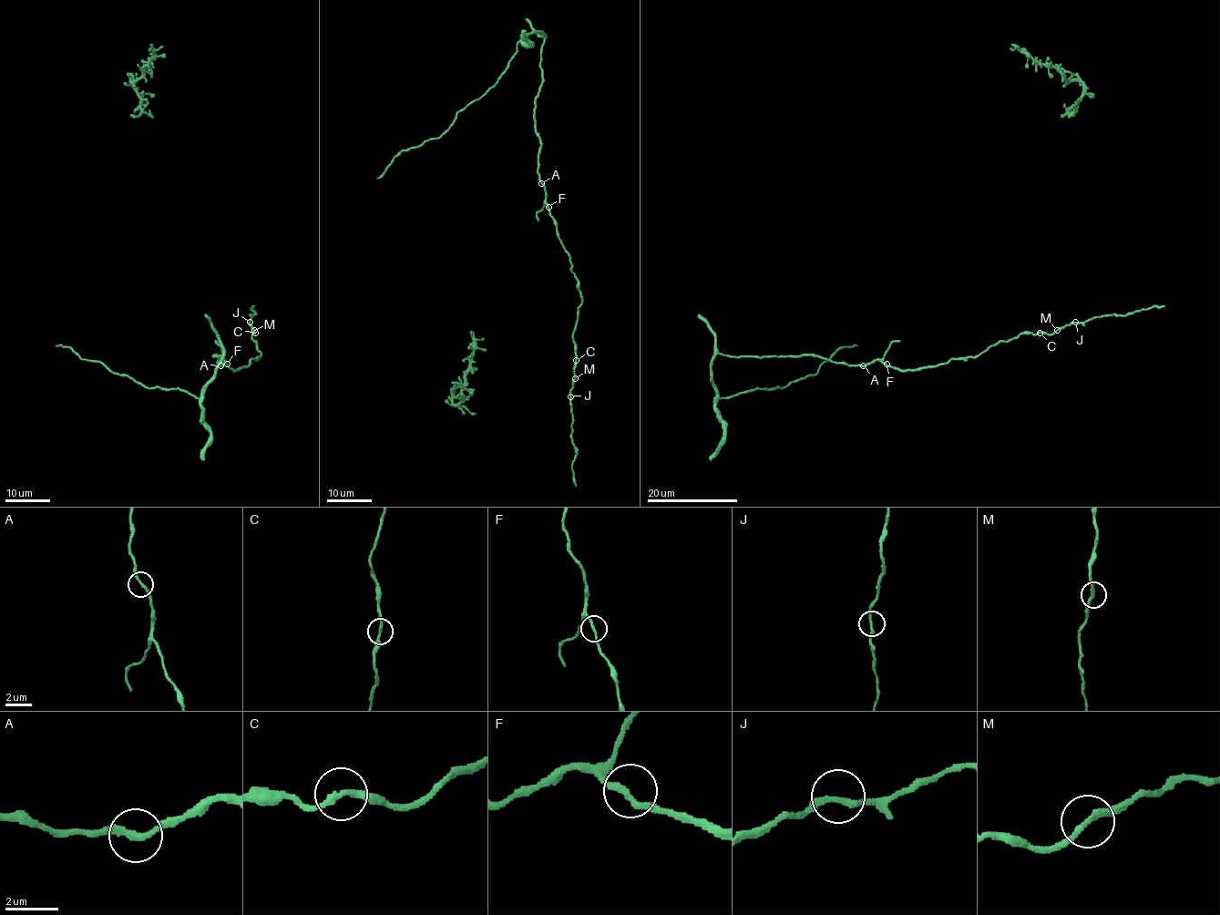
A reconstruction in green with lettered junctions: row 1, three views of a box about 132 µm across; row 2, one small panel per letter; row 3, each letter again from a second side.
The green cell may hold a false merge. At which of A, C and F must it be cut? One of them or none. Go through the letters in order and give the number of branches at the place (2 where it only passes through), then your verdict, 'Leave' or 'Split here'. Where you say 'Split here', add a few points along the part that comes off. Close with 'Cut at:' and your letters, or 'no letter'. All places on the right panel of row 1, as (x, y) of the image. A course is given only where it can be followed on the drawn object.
A: Branches: 2. Leave
C: Branches: 2. Leave
F: Branches: 2. Leave
Cut at: no letter

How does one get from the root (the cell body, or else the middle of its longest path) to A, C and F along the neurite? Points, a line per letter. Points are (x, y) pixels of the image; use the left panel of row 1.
A: (251, 364), (235, 370), (225, 360), (220, 365)
C: (251, 364), (251, 359), (261, 355), (256, 342), (251, 339), (255, 332)
F: (251, 364), (235, 370), (227, 364)

